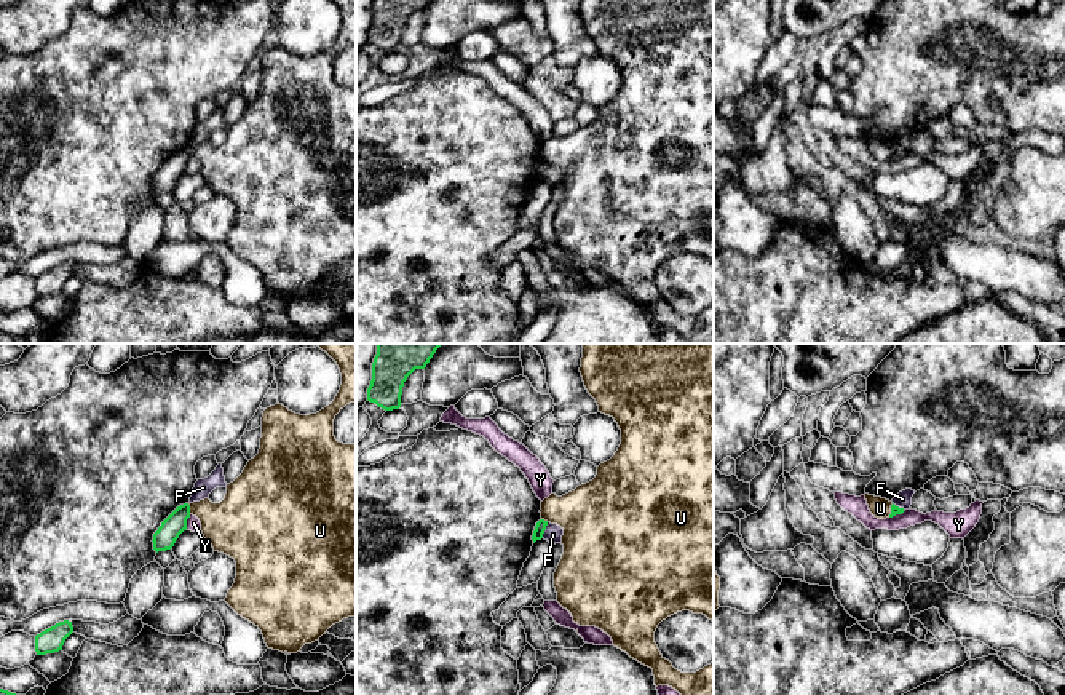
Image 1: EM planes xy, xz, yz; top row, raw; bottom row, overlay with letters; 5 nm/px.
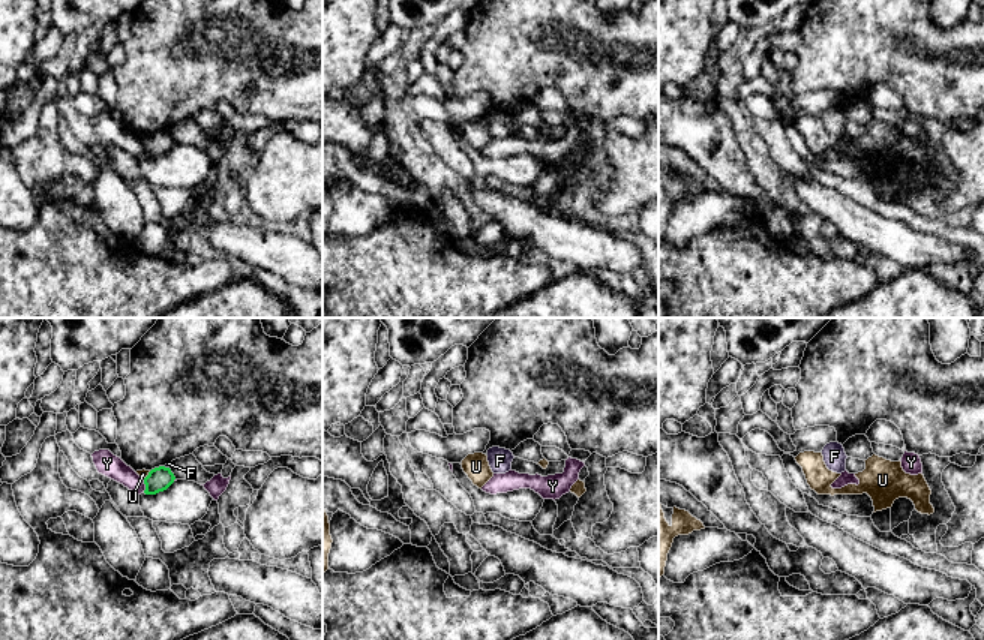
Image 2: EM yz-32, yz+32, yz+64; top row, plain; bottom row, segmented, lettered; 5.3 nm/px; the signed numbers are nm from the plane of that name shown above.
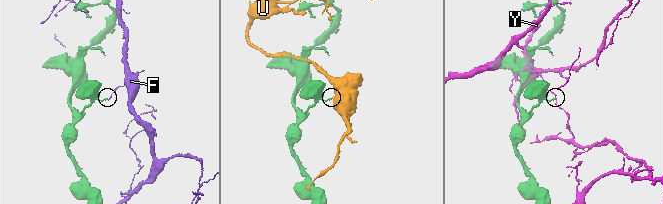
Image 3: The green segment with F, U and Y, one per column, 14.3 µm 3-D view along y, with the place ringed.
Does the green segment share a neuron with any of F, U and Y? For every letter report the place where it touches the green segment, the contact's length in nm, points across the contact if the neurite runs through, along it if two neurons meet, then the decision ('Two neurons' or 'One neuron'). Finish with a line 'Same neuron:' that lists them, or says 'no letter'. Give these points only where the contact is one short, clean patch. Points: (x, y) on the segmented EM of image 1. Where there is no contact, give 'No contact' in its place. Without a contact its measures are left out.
F: Touches green at xz (545, 529). Shared border 90 nm. Boundary: xz (548, 523), (542, 537). Two neurons
U: Touches green at xy (189, 508). Shared border 60 nm. Boundary: xy (187, 504), (190, 513). Two neurons
Y: Touches green at xy (186, 523). Shared border 80 nm. Two neurons
Same neuron: no letter

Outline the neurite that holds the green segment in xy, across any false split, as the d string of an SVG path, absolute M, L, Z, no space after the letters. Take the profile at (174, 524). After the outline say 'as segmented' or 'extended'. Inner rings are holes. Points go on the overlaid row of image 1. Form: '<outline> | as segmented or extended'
M184 503L177 506L153 534L153 550L166 551L171 550L179 535L187 530L187 519L190 518L190 505Z | as segmented

